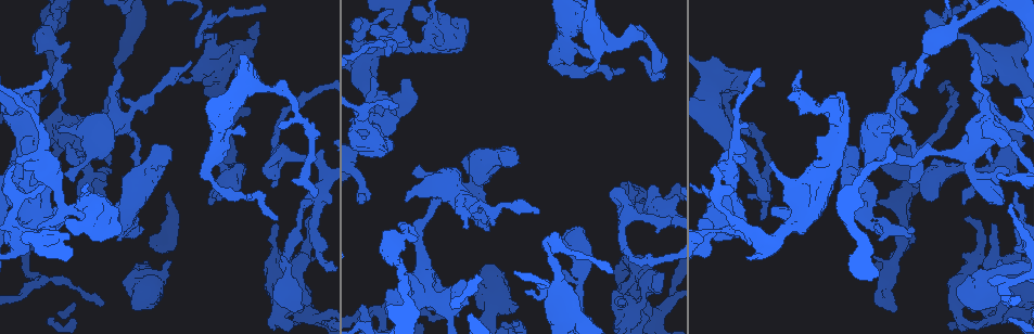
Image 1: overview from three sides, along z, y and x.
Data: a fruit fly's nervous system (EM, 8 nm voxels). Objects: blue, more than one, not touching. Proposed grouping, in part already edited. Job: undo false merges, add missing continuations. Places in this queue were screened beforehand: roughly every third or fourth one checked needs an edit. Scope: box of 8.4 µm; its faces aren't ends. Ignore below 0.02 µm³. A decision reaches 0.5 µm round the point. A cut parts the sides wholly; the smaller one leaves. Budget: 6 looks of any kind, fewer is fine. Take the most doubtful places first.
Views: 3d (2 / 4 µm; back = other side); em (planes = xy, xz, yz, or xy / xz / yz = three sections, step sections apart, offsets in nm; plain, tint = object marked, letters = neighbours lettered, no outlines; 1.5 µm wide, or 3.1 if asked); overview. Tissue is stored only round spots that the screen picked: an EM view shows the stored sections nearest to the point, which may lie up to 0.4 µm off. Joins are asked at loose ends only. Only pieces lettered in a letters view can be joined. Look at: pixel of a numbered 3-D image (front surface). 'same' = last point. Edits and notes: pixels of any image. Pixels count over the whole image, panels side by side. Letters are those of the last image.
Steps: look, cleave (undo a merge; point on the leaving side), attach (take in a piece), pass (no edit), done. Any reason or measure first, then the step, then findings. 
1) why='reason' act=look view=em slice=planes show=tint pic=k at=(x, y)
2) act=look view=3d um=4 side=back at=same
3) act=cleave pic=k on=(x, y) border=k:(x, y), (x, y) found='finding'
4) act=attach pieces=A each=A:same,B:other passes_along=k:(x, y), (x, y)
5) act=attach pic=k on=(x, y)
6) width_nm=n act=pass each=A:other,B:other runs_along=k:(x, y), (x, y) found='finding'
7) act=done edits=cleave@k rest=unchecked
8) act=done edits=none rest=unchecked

why='an open end' act=look view=em slice=yz step=8 show=tint pic=1 at=(564, 240)

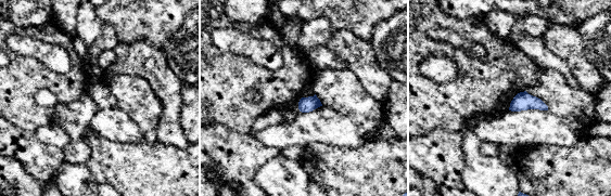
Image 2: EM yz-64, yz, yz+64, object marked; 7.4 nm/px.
why='cut it another way' act=look view=em slice=planes show=letters at=same

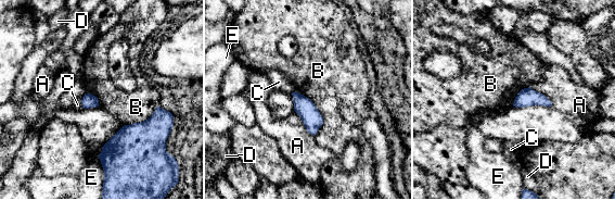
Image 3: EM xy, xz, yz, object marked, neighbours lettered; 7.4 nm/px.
act=pass each=A:other,B:other,C:other,D:other,E:other border=3:(295, 90), (322, 117), (315, 135) found='no lettered piece goes on from it'

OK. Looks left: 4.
why='branch stops here' act=look view=3d um=4 pic=1 at=(748, 180)

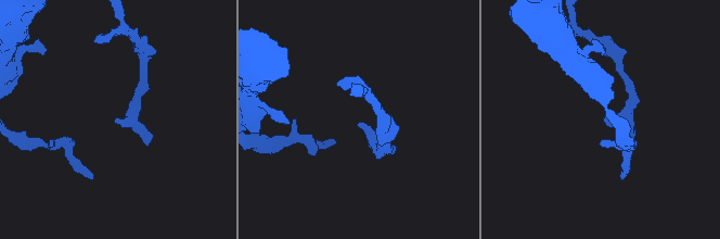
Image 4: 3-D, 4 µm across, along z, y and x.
act=look view=em slice=yz step=8 show=tint pic=4 at=(604, 120)

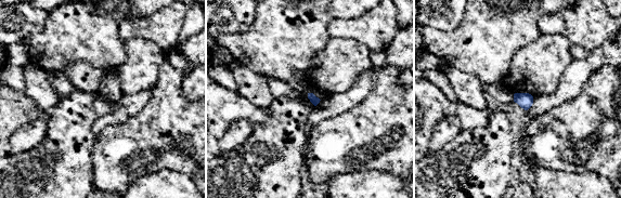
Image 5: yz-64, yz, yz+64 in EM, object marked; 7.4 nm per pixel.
why='another direction' act=look view=em slice=planes show=letters at=same

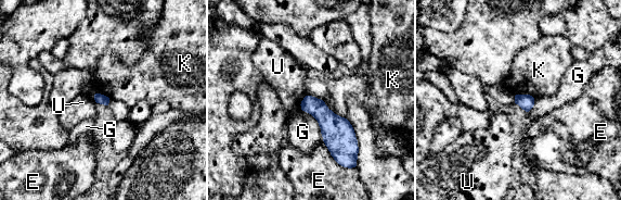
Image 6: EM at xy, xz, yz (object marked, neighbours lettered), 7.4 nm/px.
longest_contact=E:280nm act=pass each=E:other,G:other,K:other,U:other border=6:(323, 101), (335, 113), (346, 119) found='none of them fits'

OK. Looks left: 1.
why='branch stops here' act=look view=em slice=planes show=letters pic=1 at=(119, 72)

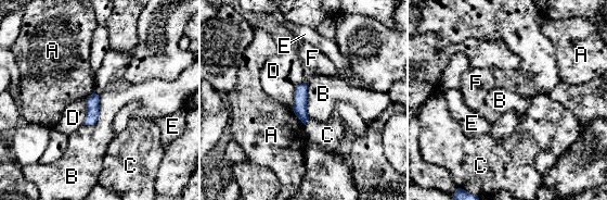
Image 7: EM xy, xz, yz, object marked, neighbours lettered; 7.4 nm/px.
act=pass each=A:other,B:other,C:other,D:other,E:other,F:other found='none of them fits'

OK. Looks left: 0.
act=done edits=none rest=unchecked

